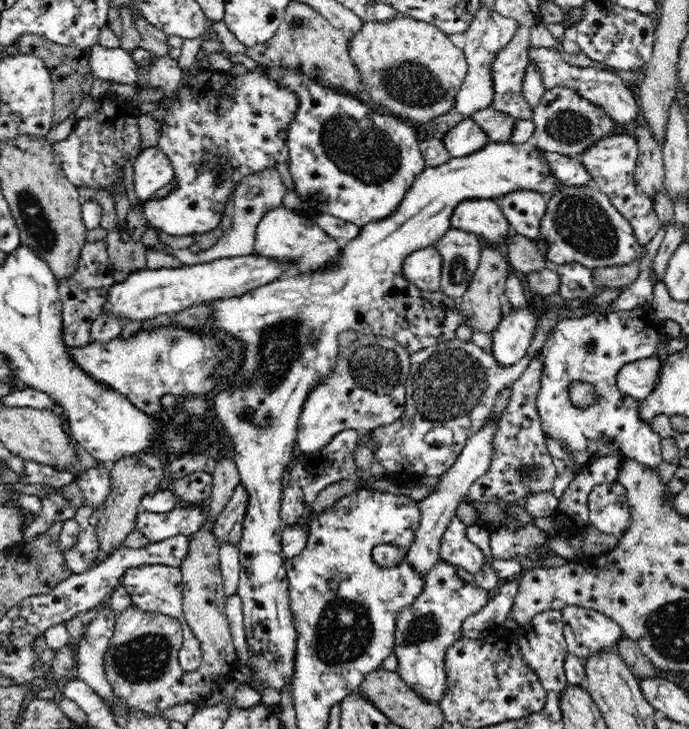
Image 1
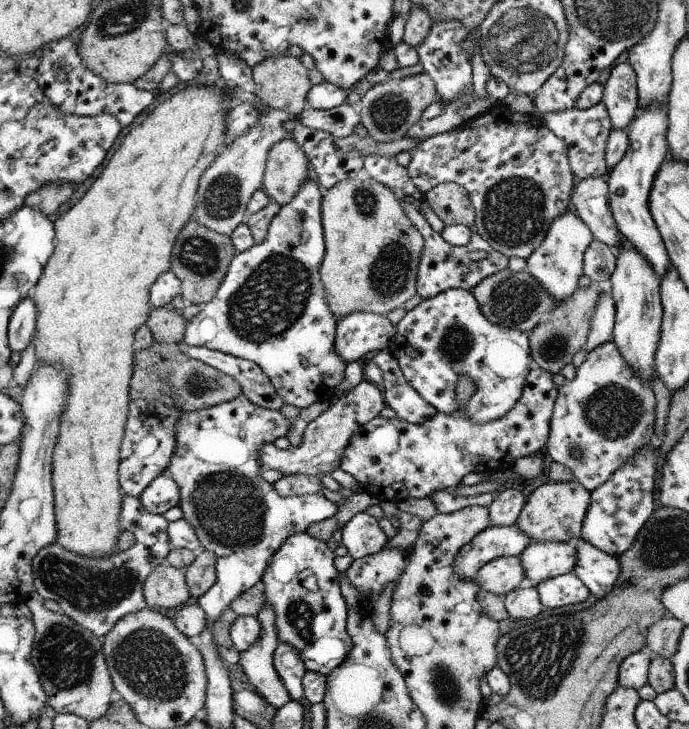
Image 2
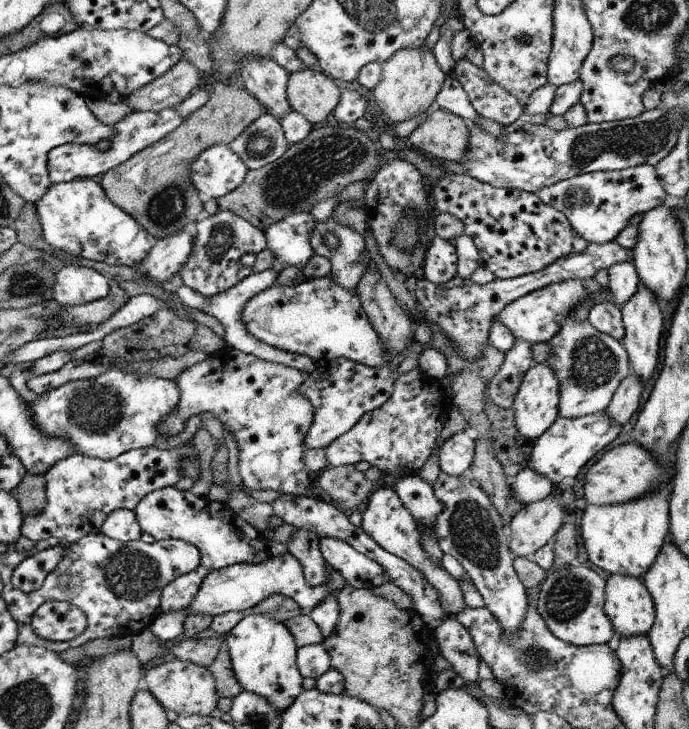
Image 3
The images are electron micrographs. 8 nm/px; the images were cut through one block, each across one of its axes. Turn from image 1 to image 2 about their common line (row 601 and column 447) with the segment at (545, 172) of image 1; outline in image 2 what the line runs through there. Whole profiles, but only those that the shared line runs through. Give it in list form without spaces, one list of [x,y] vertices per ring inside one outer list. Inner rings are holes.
[[[403,201],[402,208],[424,240],[416,281],[417,293],[423,299],[432,298],[448,289],[461,288],[469,291],[476,284],[480,284],[486,276],[492,276],[509,268],[509,258],[501,252],[496,252],[478,233],[472,233],[470,242],[466,246],[452,246],[439,232],[430,228],[430,224],[426,222],[419,209]]]

